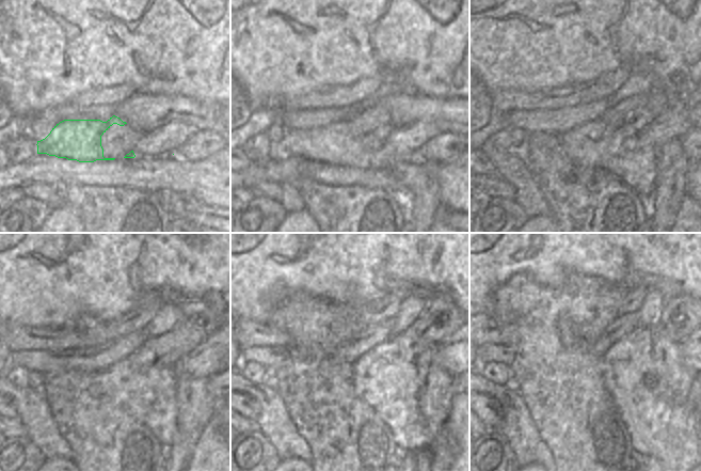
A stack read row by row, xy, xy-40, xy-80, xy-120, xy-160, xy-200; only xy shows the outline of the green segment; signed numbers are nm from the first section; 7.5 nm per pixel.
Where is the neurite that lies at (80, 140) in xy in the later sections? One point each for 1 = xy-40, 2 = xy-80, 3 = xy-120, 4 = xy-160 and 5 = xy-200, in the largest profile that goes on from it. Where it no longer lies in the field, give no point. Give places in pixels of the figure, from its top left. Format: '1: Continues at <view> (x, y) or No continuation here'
1: Continues at xy-40 (340, 143)
2: Continues at xy-80 (589, 145)
3: Continues at xy-120 (147, 393)
4: Continues at xy-160 (382, 377)
5: Continues at xy-200 (675, 435)

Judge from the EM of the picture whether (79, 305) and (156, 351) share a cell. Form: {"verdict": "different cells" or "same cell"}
{"verdict": "different cells"}

